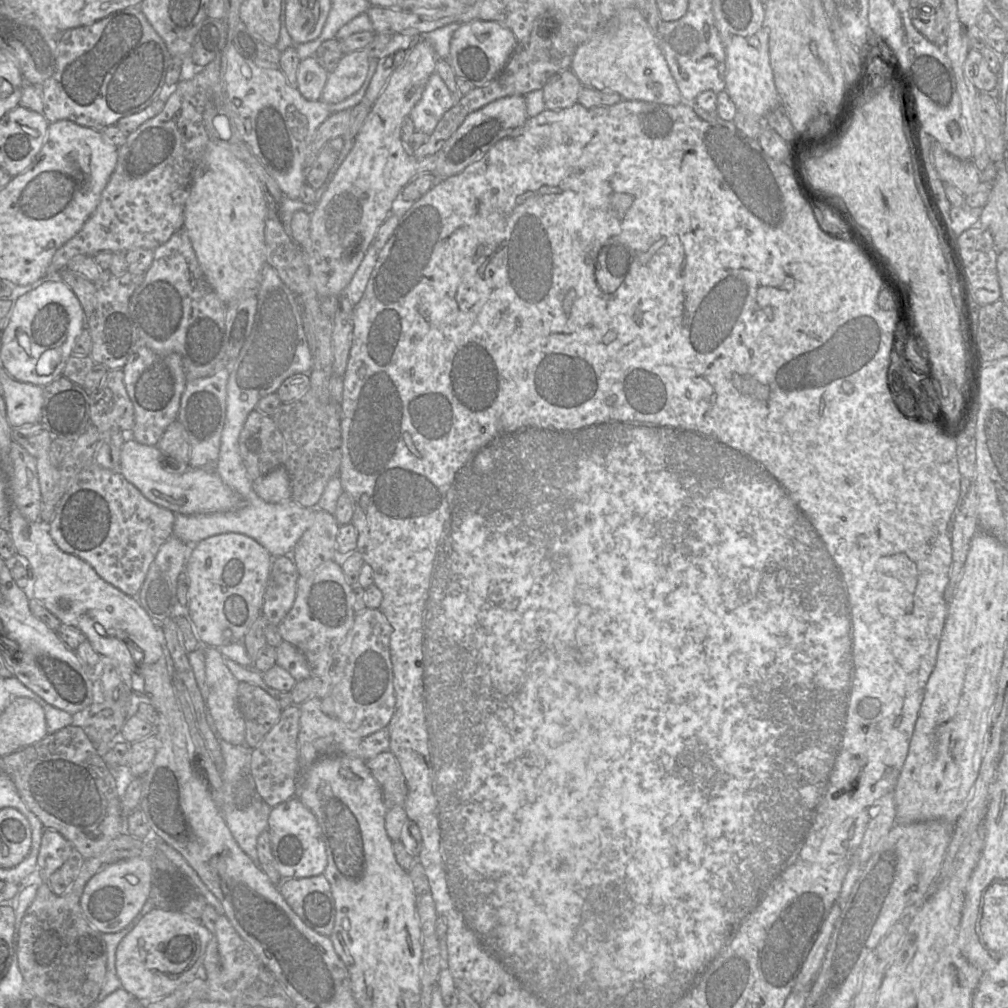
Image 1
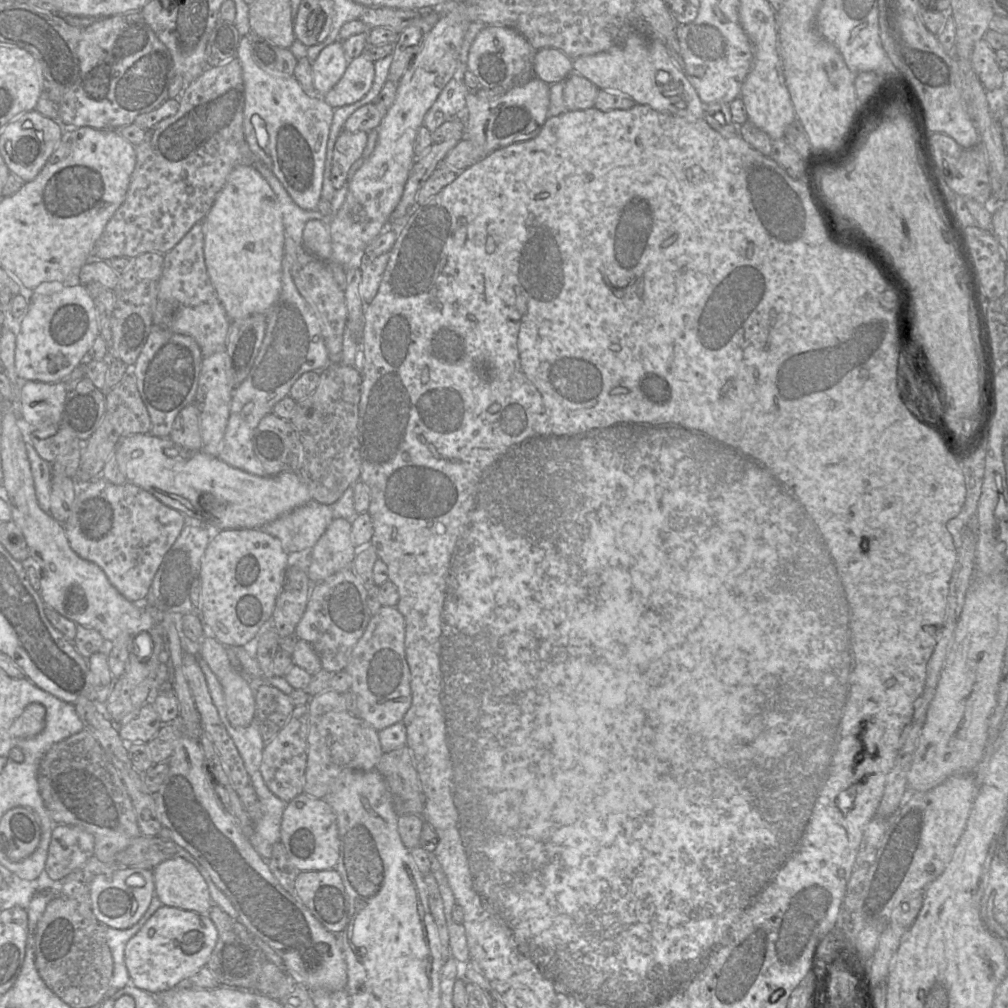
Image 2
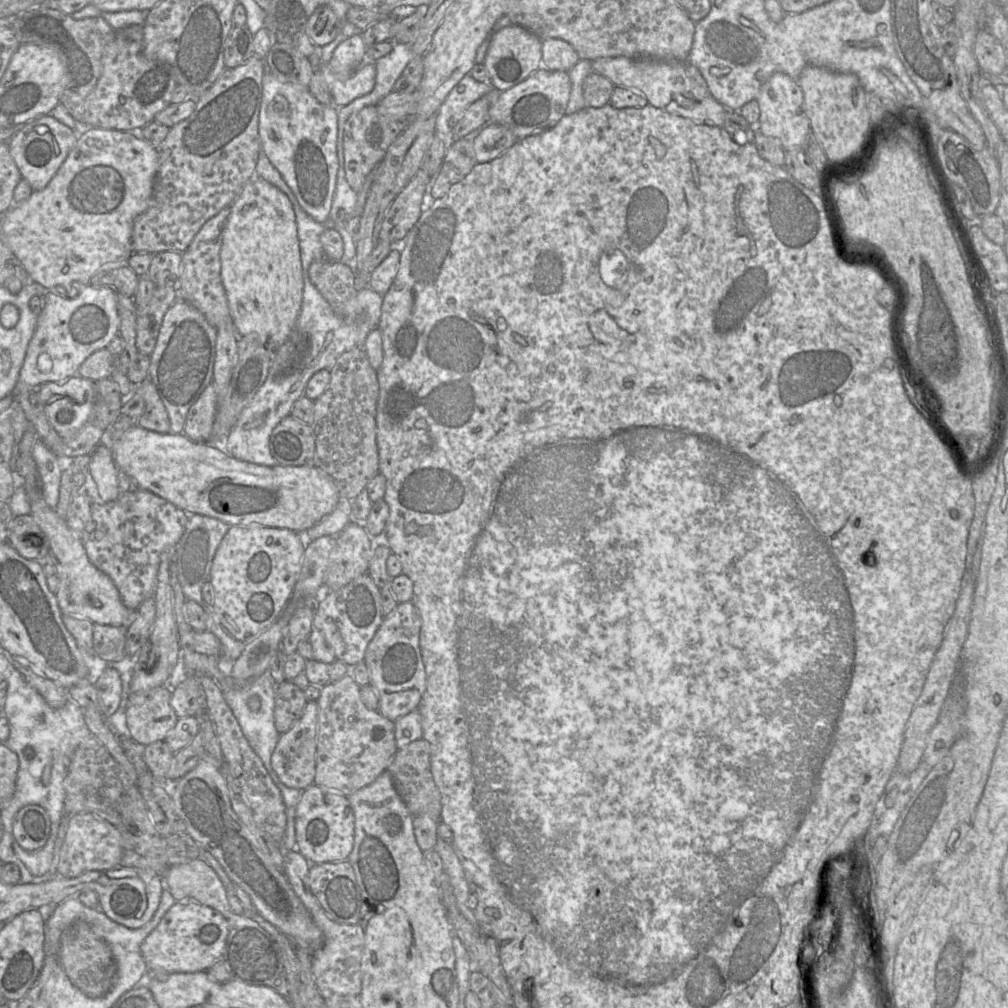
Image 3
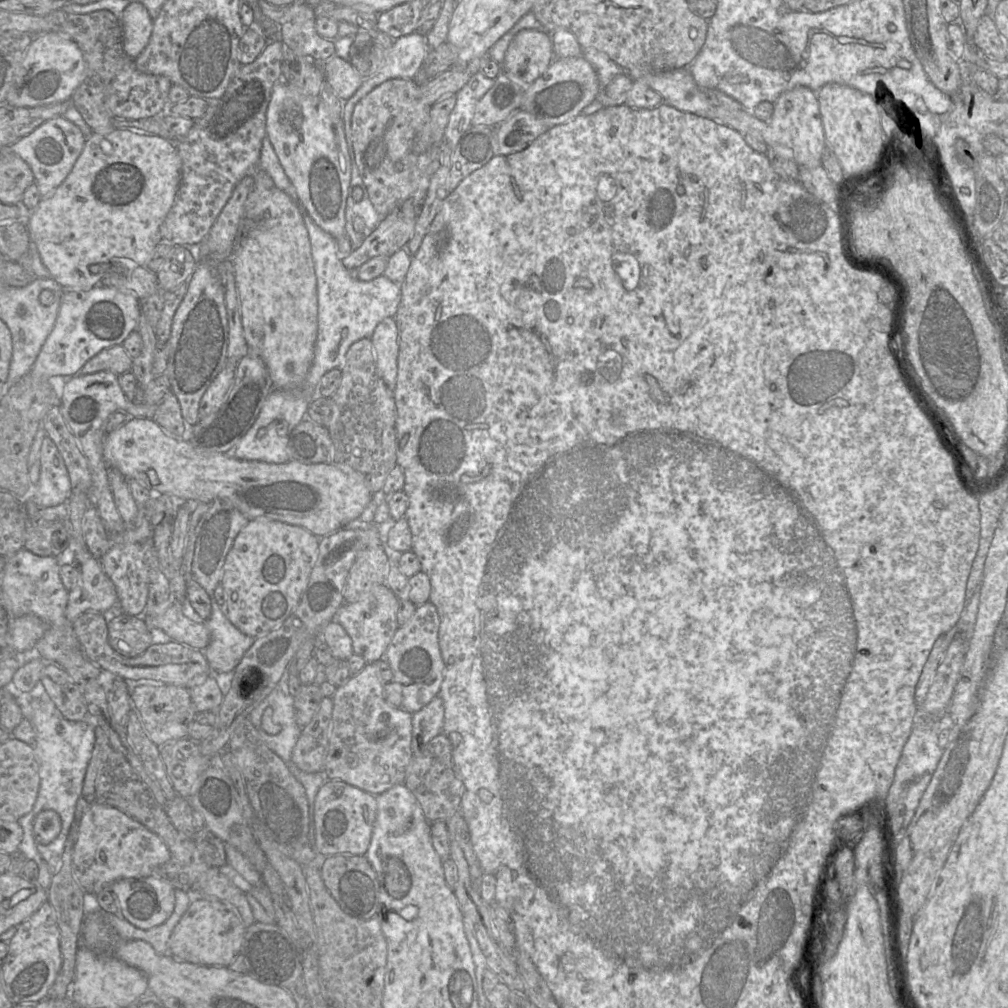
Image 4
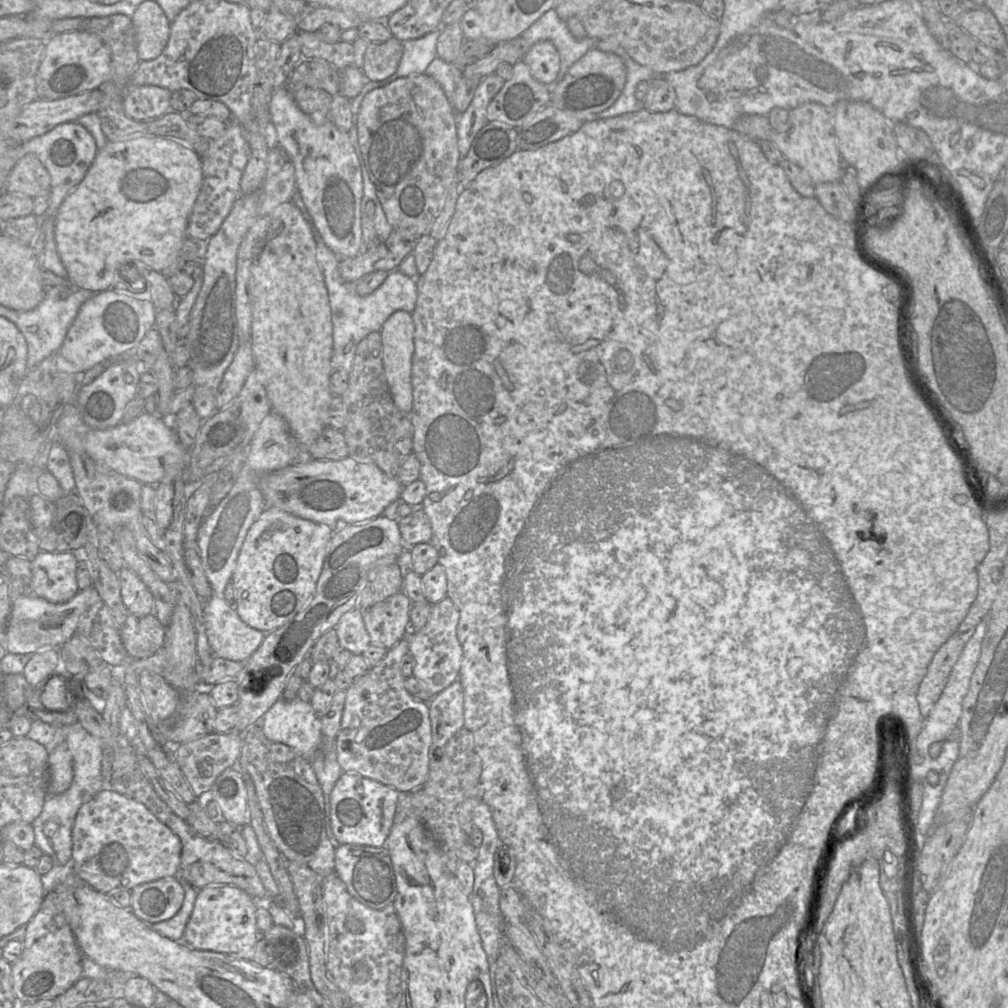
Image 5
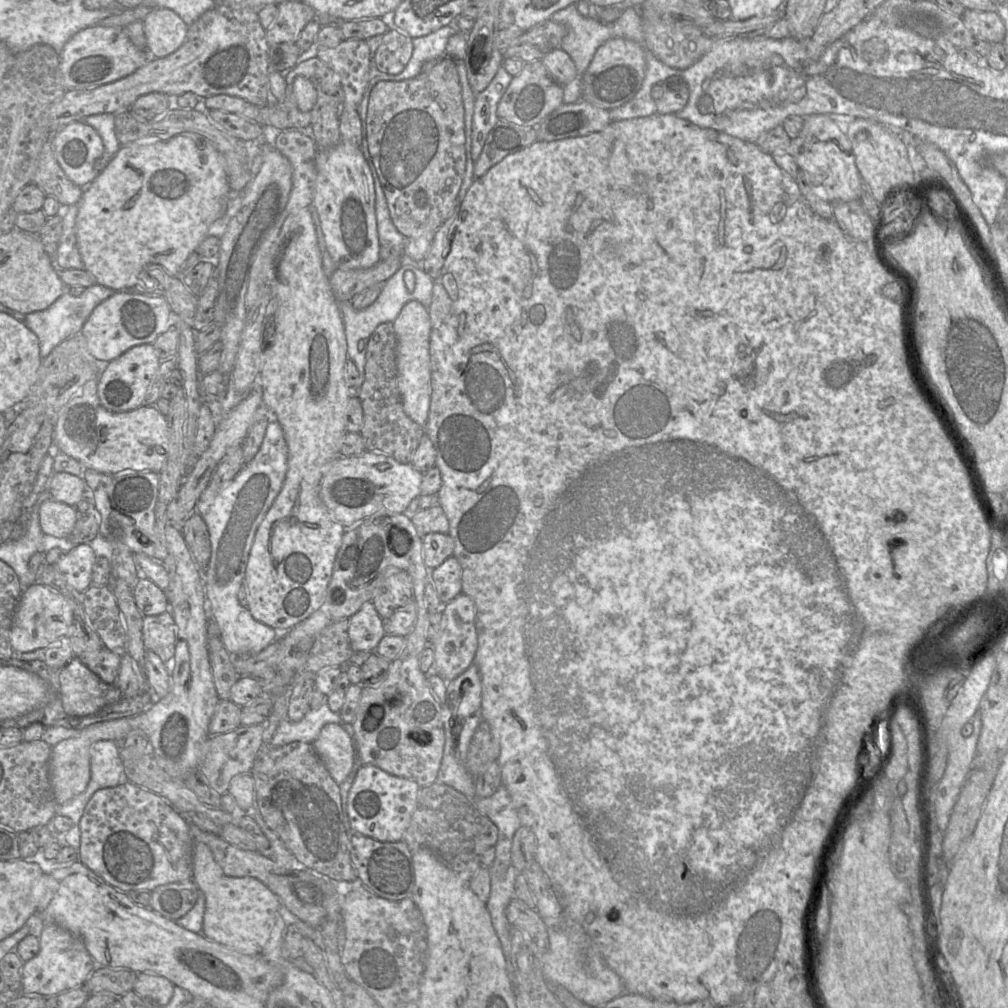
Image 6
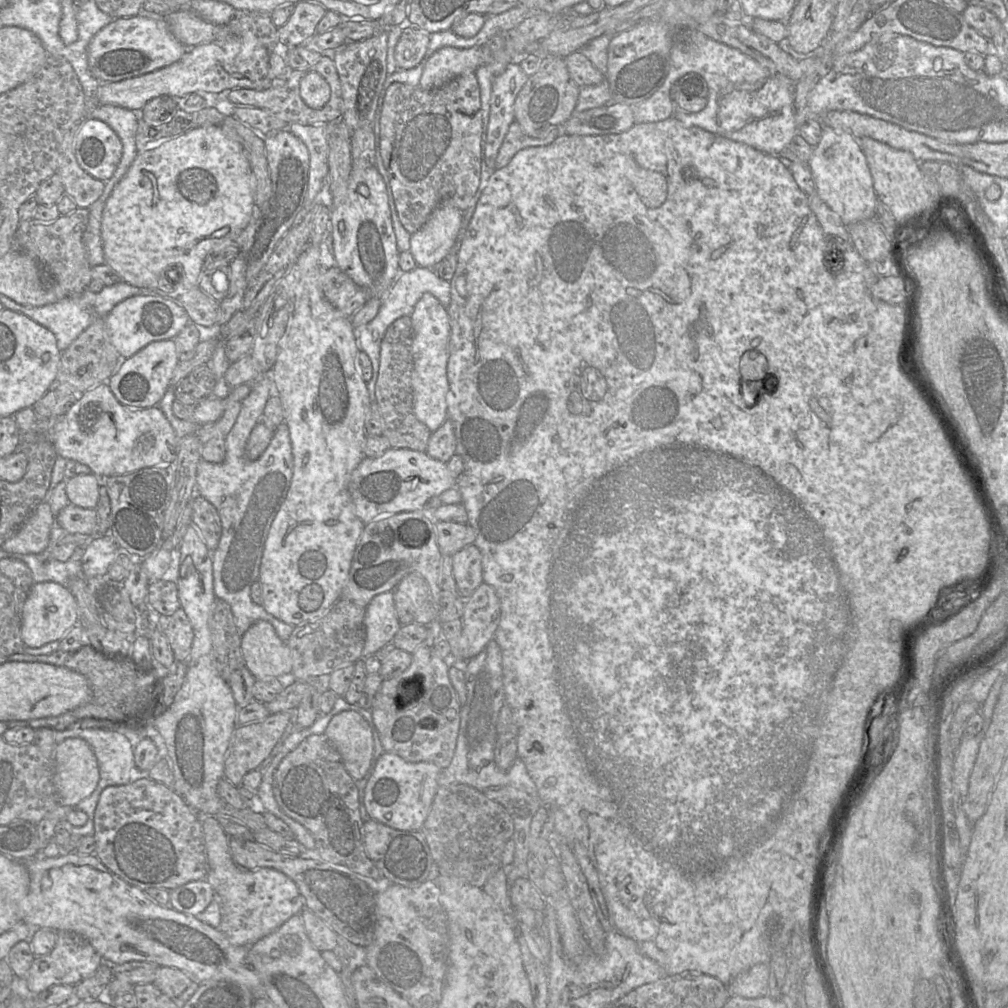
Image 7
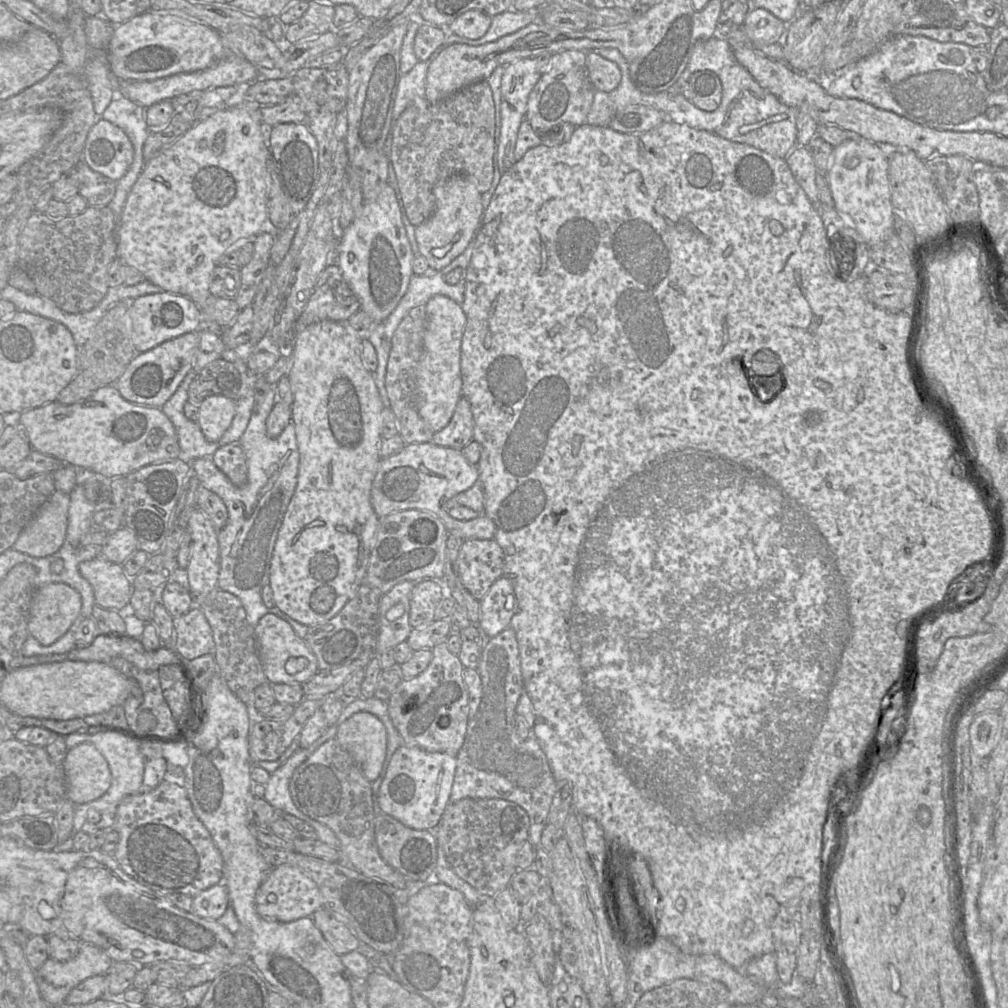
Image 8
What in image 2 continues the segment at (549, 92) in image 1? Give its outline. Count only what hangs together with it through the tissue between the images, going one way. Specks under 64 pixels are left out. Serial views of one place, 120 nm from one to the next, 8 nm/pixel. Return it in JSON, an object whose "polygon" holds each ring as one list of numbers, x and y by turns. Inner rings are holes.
{"polygon":[[572,72,564,80,564,103,567,111,594,107,599,88,582,75]]}

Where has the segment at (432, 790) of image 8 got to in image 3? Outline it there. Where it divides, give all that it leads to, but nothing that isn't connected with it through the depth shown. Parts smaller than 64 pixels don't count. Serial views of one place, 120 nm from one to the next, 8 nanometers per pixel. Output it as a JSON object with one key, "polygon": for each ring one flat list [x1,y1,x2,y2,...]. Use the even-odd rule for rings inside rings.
{"polygon":[[311,785,303,791,295,813,296,850,310,864,347,861,354,845,355,816,342,793]]}

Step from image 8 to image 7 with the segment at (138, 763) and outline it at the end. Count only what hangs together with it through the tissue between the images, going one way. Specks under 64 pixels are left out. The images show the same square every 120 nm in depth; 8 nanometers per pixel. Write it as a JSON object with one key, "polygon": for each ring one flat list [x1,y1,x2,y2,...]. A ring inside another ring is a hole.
{"polygon":[[77,728,78,732,75,732,75,738,81,738,87,741,91,746,96,756,100,779,96,789,93,793,72,807,72,810,80,810,88,815,88,821,84,826,80,828,71,825,67,819,62,819,56,826,57,828,63,828,70,835,78,836,94,836,94,813,100,798,102,791,109,786,121,786,130,784,134,781,131,780,131,776,135,771,139,771,135,764,133,743,123,733,115,729,100,729,100,728]]}

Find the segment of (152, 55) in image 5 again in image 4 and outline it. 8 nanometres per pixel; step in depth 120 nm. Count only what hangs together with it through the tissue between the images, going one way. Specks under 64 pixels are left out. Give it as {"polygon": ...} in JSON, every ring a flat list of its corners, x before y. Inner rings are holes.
{"polygon":[[131,3,123,12,122,26,124,51,135,60,149,42,153,19,143,4]]}

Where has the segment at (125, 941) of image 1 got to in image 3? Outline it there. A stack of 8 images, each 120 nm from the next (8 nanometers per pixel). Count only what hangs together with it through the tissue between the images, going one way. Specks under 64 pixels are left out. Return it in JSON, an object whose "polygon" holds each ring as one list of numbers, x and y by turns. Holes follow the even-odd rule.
{"polygon":[[192,900,176,902,141,944,149,976,207,971,224,957,228,934,228,920,222,913]]}

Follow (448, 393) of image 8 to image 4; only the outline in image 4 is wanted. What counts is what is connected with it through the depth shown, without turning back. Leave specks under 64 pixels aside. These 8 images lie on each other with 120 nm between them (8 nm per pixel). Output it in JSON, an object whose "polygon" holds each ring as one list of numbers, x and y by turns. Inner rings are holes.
{"polygon":[[394,317,384,319,370,337,379,376,393,392,398,377,399,332]]}

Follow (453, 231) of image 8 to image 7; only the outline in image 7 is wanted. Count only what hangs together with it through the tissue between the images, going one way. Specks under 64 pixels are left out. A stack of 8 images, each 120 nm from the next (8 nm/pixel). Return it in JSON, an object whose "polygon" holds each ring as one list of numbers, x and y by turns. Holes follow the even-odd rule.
{"polygon":[[442,202,430,215,427,222,410,237,409,252,418,266,432,268,453,248,462,230,463,212,451,204]]}

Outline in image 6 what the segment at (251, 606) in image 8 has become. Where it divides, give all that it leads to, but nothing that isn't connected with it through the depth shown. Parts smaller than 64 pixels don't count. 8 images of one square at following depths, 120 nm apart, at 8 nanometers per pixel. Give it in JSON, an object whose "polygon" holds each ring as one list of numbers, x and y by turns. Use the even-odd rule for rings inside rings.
{"polygon":[[273,418,254,458,223,488,209,486,205,489,196,505,196,511,207,525,211,543,211,556,204,572,206,600,218,624,221,642,234,657,259,653,281,634,255,620,249,610,239,603,237,594,244,582,257,528,280,493,287,470,286,439,280,423]]}

